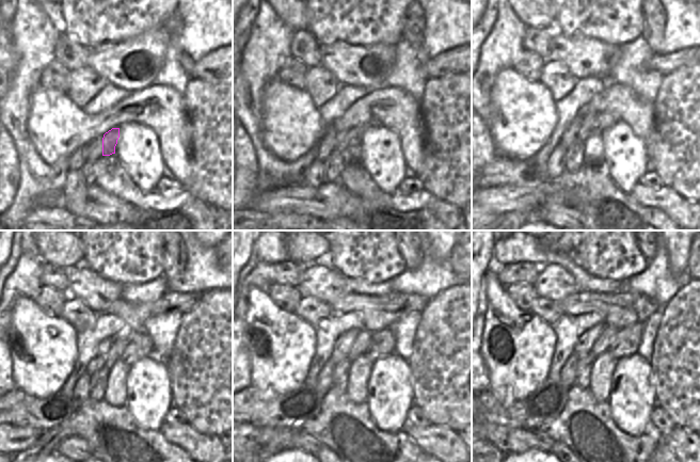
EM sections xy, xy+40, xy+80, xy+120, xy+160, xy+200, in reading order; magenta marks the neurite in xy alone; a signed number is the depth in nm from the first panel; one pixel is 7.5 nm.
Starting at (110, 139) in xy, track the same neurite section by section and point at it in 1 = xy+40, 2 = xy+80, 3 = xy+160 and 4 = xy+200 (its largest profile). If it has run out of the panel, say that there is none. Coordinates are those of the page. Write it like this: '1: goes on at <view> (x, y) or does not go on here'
1: goes on at xy+40 (353, 137)
2: goes on at xy+80 (603, 121)
3: goes on at xy+160 (382, 344)
4: goes on at xy+200 (625, 343)

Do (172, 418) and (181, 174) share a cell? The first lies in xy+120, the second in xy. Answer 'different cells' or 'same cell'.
different cells

